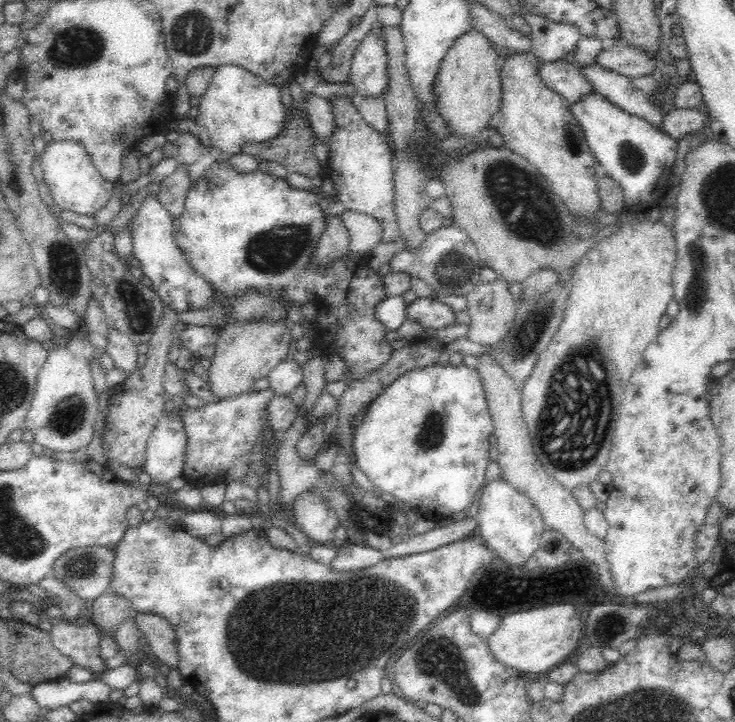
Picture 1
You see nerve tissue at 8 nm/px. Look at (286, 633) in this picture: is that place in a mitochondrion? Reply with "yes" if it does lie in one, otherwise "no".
yes

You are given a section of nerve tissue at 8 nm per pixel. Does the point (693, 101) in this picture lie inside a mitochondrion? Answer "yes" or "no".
no

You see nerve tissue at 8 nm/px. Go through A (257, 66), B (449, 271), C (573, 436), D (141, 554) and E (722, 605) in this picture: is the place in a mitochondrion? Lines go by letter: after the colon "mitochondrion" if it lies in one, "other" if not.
A: other
B: mitochondrion
C: mitochondrion
D: mitochondrion
E: other

